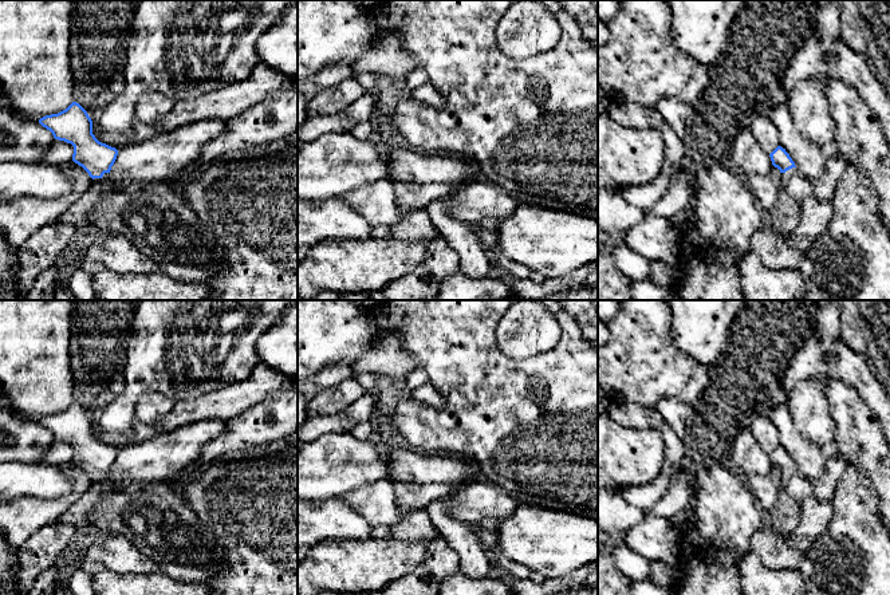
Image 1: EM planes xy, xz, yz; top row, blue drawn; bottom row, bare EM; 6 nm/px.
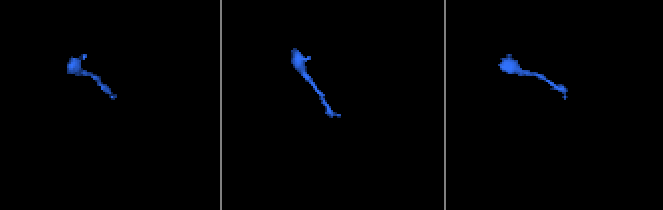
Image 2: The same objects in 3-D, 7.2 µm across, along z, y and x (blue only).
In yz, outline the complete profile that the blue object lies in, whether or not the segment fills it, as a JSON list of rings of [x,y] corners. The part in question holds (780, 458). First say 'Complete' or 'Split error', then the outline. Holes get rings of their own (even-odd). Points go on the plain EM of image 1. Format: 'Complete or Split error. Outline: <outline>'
Split error. Outline: [[[777,446],[769,457],[772,465],[780,470],[781,493],[776,505],[767,513],[772,531],[787,536],[800,521],[800,503],[811,496],[814,489],[811,480],[798,470],[785,449]]]

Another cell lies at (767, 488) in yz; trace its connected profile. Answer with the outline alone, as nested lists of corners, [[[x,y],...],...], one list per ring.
[[[772,468],[767,474],[752,474],[747,478],[748,486],[763,512],[769,512],[777,503],[781,493],[780,470]]]

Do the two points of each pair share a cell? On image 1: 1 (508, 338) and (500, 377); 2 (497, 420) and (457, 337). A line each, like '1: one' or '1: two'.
1: two
2: one

